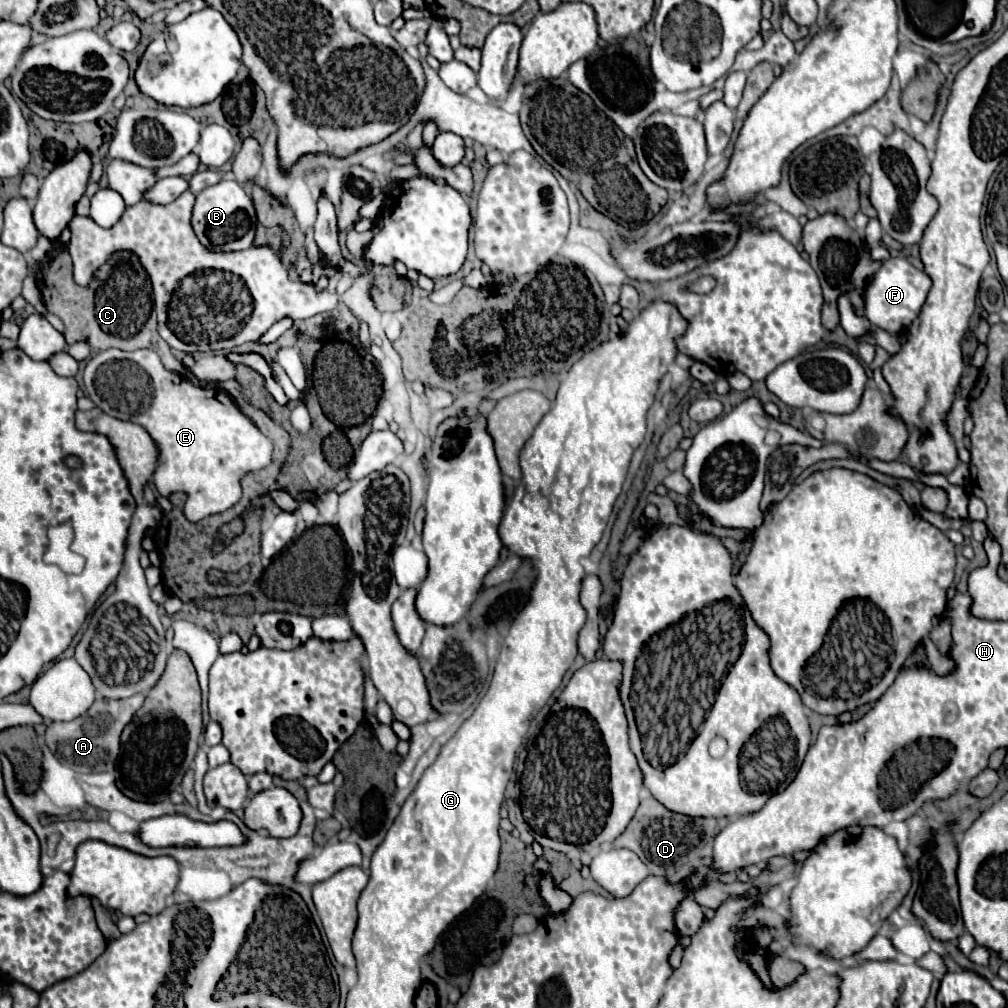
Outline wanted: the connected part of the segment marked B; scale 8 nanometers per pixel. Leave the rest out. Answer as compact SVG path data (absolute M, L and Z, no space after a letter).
M222 180L214 186L204 188L196 196L192 228L200 238L200 242L210 250L220 250L220 252L246 250L248 246L252 246L256 234L256 210L252 198L244 192L244 188L236 180Z

